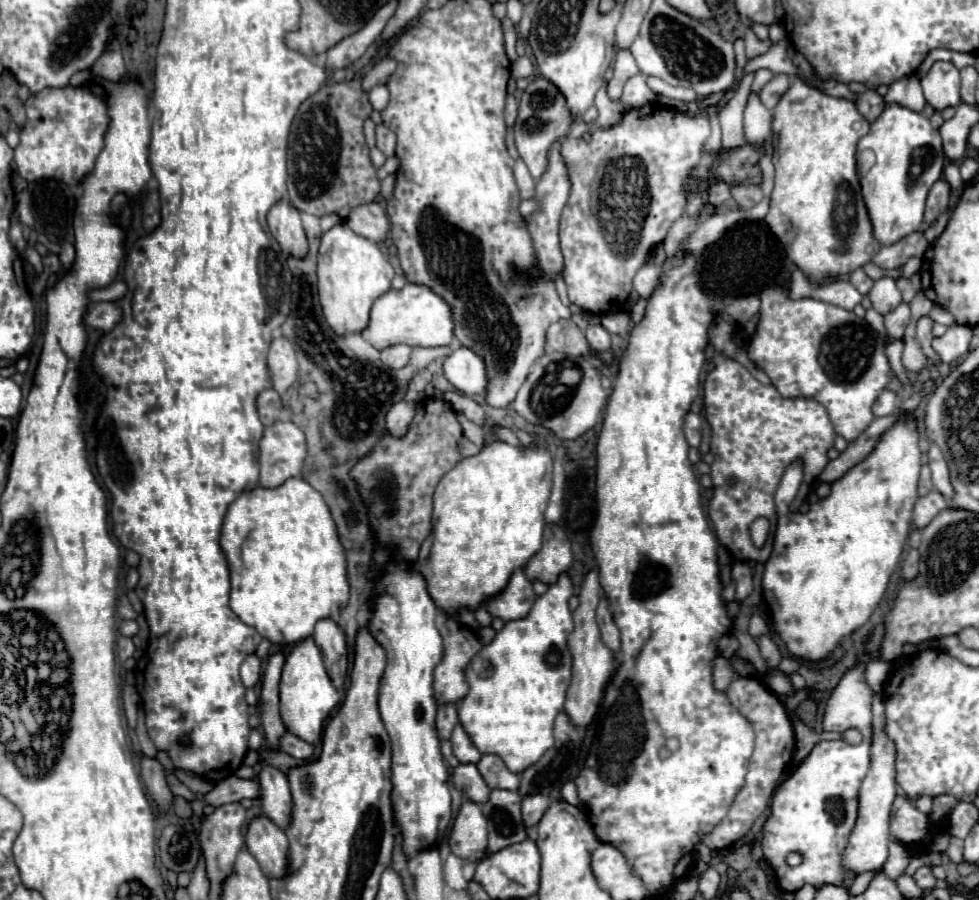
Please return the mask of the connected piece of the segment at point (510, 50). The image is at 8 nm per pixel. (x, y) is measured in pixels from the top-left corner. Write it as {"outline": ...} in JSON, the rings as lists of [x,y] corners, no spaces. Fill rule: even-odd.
{"outline":[[[506,17],[504,23],[502,23],[502,29],[504,29],[504,41],[506,41],[506,55],[510,61],[516,61],[518,55],[516,55],[516,39],[518,39],[518,33],[516,33],[516,27],[514,23]]]}

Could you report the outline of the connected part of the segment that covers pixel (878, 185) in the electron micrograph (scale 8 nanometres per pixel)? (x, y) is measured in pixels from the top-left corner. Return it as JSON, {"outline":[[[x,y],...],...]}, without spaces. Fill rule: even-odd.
{"outline":[[[890,103],[870,125],[870,133],[858,143],[856,161],[864,201],[882,245],[892,245],[920,229],[928,191],[942,177],[944,159],[942,137],[922,113]]]}

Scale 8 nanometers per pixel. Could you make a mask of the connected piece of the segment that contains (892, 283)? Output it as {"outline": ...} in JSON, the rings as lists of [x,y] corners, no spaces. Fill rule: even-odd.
{"outline":[[[892,277],[876,279],[874,287],[868,293],[868,297],[872,301],[872,307],[880,315],[890,313],[892,309],[896,309],[902,303],[902,293],[900,293],[900,289],[896,285],[896,279],[892,279]]]}

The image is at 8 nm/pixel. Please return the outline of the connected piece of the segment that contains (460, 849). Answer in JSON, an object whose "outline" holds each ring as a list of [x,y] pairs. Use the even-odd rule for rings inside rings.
{"outline":[[[466,799],[454,819],[450,831],[450,849],[454,855],[462,859],[482,859],[486,857],[486,839],[488,839],[488,823],[482,813],[482,807],[470,799]]]}

